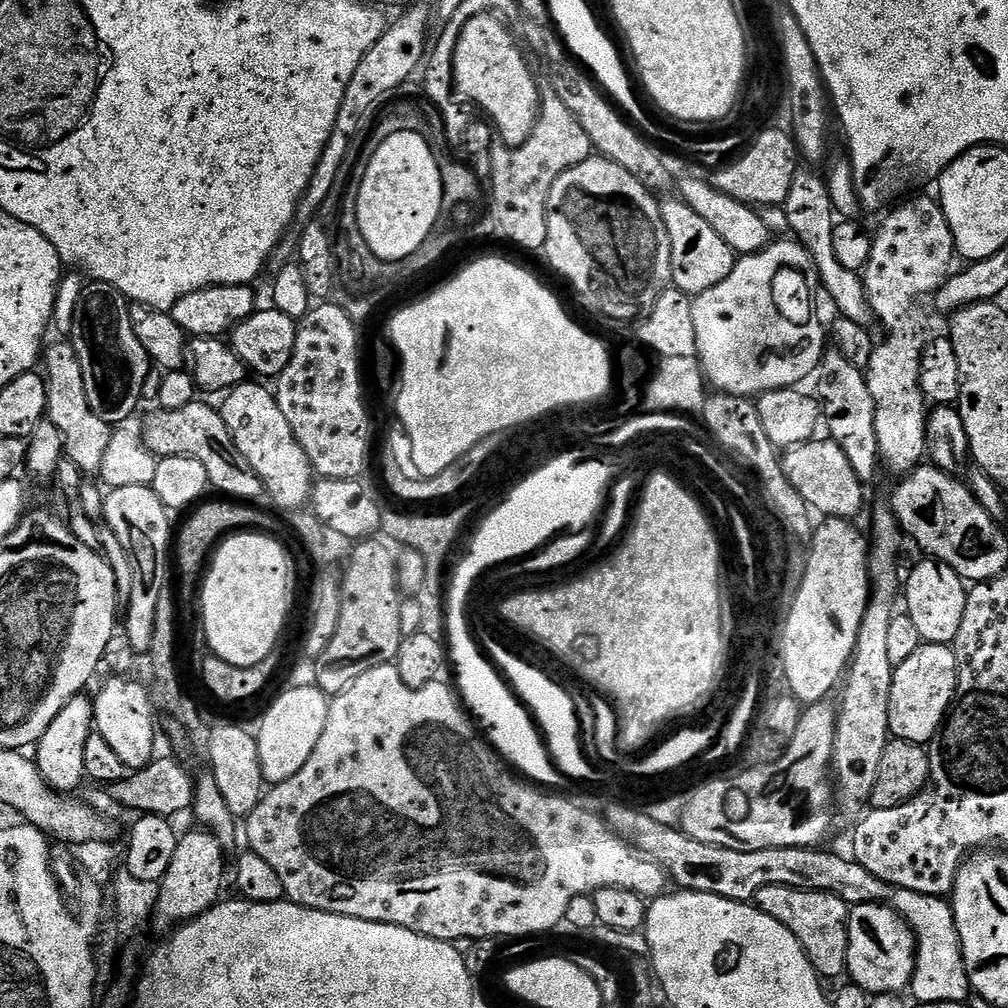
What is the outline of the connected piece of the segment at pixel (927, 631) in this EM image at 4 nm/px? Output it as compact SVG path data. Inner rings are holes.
M931 558L913 566L902 588L903 603L908 603L906 615L914 618L914 626L918 626L920 639L926 644L951 645L955 641L958 626L962 626L962 614L966 614L967 597L966 581L941 560Z

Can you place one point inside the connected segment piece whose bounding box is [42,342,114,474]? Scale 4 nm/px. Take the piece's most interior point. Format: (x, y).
(85, 437)

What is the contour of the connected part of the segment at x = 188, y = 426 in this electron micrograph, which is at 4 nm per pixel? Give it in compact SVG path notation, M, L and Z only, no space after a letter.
M194 402L190 406L182 406L182 410L156 410L156 413L144 420L142 424L142 441L153 456L163 458L165 456L185 456L186 458L194 458L198 462L202 462L202 466L206 466L208 471L208 482L213 489L217 488L217 493L223 494L228 498L235 498L240 502L256 502L259 496L265 495L262 482L258 478L258 474L254 474L254 470L250 466L250 462L246 462L246 458L242 458L242 454L238 454L238 446L234 446L234 442L230 438L230 434L226 430L226 422L222 422L219 411L215 407L211 408L208 404L200 404Z

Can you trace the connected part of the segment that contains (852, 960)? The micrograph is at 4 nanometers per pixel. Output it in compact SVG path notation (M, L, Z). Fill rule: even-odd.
M881 902L858 904L849 911L847 975L853 985L872 996L900 994L911 985L915 965L916 935L893 908Z

